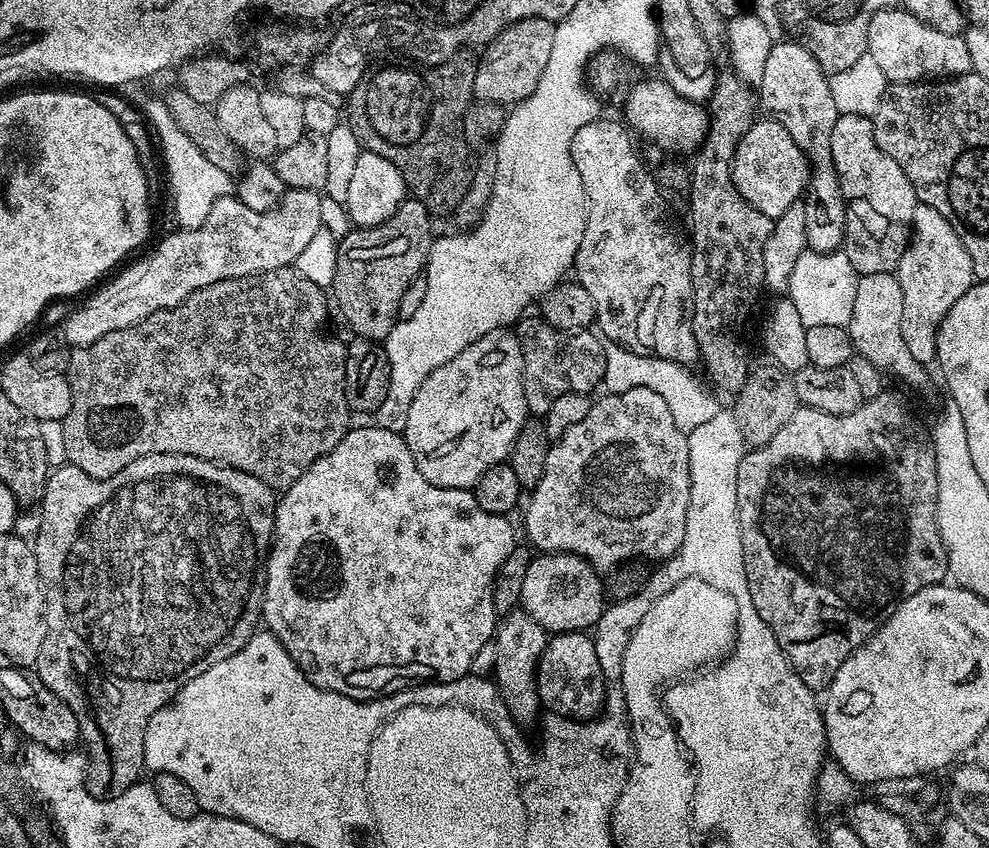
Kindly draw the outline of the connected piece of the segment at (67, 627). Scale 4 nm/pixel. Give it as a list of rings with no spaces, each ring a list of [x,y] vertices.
[[[150,454],[138,458],[134,462],[130,462],[130,466],[126,466],[118,474],[114,474],[105,480],[98,478],[90,478],[90,474],[86,474],[82,470],[78,470],[78,466],[67,462],[53,467],[48,474],[48,481],[44,484],[44,498],[42,507],[44,513],[40,516],[40,525],[36,528],[36,540],[34,539],[34,551],[36,553],[36,561],[38,562],[38,574],[40,575],[40,583],[44,586],[44,621],[46,621],[46,638],[42,642],[42,654],[38,654],[34,665],[35,675],[41,684],[45,684],[51,692],[62,702],[66,702],[66,706],[70,706],[70,710],[74,710],[74,714],[78,718],[78,726],[80,727],[80,735],[83,743],[88,744],[105,744],[108,747],[108,764],[112,767],[112,781],[109,782],[109,793],[112,796],[121,796],[130,785],[137,783],[141,779],[140,771],[145,771],[144,763],[144,743],[146,742],[146,726],[150,722],[150,718],[160,708],[166,704],[171,704],[176,699],[177,692],[184,687],[184,681],[196,672],[205,672],[210,670],[210,666],[214,666],[219,660],[225,660],[233,656],[238,650],[242,650],[242,646],[246,646],[246,642],[250,642],[252,636],[257,635],[258,626],[262,620],[262,609],[264,606],[264,577],[262,575],[269,551],[272,547],[274,539],[274,529],[276,526],[276,506],[278,496],[273,489],[268,488],[258,478],[254,478],[245,472],[239,472],[233,468],[225,468],[222,464],[212,464],[208,460],[202,458],[194,458],[193,456],[179,456],[178,454]]]

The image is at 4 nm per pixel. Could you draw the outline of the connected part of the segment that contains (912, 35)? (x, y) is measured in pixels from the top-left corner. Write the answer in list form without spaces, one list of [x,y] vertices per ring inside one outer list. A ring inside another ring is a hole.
[[[900,6],[883,8],[874,14],[874,18],[870,18],[867,55],[882,66],[882,74],[886,74],[888,81],[894,84],[915,84],[972,71],[970,50],[963,35],[942,34],[942,30],[926,26],[926,22],[918,22],[914,14]]]

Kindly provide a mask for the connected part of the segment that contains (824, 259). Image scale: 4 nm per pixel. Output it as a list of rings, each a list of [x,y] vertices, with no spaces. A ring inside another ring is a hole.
[[[805,250],[794,262],[790,276],[787,299],[798,306],[798,315],[805,328],[810,326],[846,326],[854,310],[854,294],[858,277],[850,258],[842,250],[835,252],[813,252]]]

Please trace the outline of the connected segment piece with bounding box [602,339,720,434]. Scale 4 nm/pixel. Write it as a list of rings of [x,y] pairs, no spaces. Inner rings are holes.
[[[607,339],[604,343],[604,357],[606,358],[606,370],[604,371],[604,379],[602,381],[603,387],[609,393],[625,393],[626,390],[644,388],[653,390],[656,394],[661,395],[662,400],[666,402],[670,412],[673,414],[674,422],[677,423],[678,428],[685,432],[693,432],[698,426],[710,421],[714,418],[714,414],[719,412],[720,404],[717,404],[715,398],[717,397],[690,372],[684,369],[681,365],[670,362],[668,359],[658,359],[656,356],[638,355],[632,352],[613,340]]]

